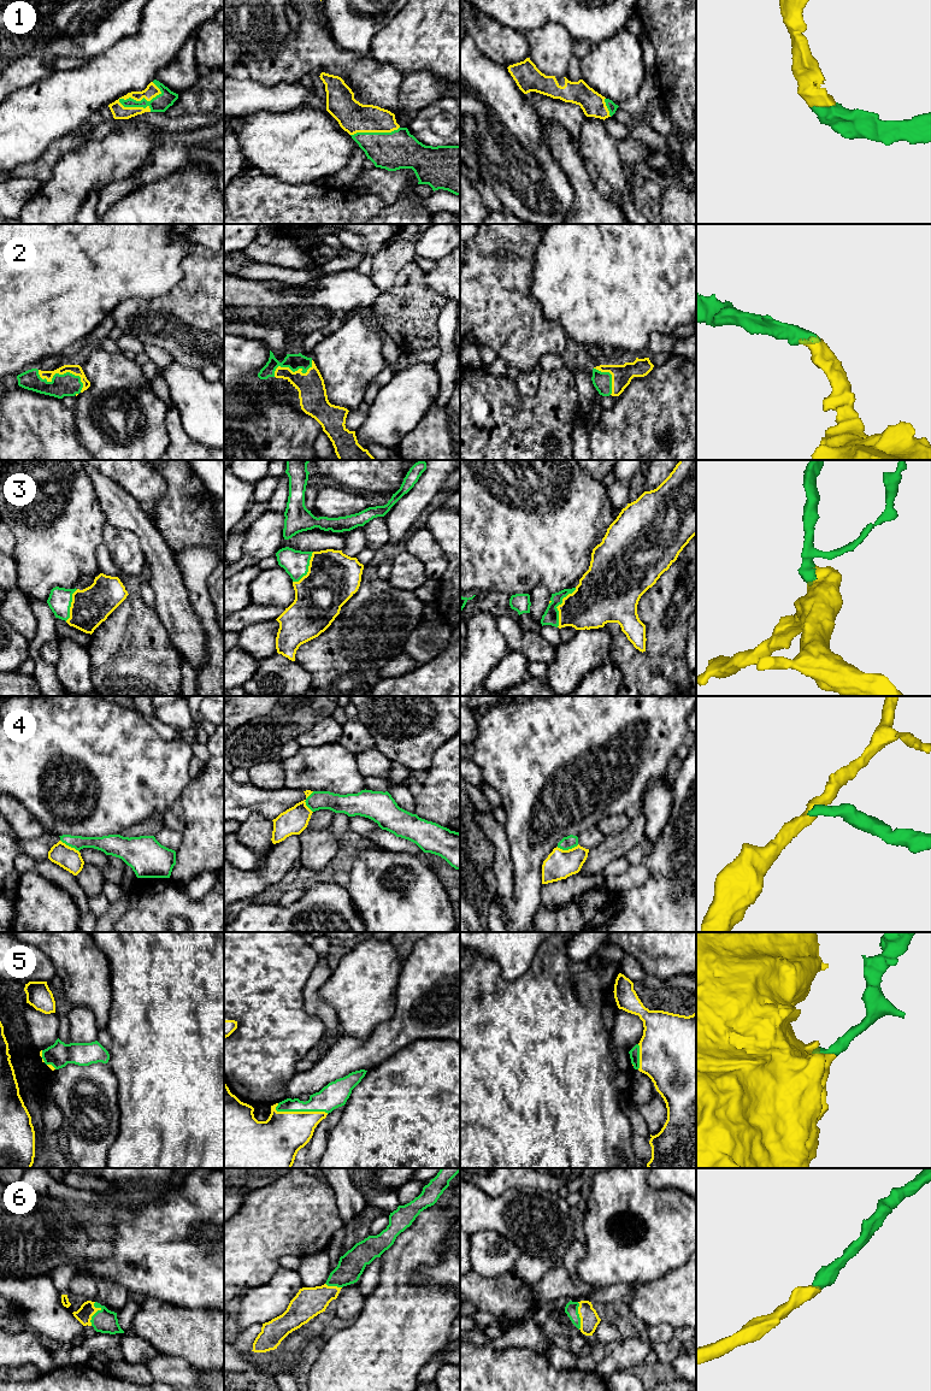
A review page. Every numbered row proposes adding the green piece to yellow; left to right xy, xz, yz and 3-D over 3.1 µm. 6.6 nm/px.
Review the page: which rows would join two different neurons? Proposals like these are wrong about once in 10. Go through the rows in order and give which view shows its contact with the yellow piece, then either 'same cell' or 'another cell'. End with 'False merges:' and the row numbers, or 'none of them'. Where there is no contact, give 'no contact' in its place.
1: meets yellow in xy; same cell
2: meets yellow in xy; same cell
3: meets yellow in yz; same cell
4: meets yellow in yz; another cell
5: meets yellow in xz; same cell
6: meets yellow in xy; same cell
False merges: 4

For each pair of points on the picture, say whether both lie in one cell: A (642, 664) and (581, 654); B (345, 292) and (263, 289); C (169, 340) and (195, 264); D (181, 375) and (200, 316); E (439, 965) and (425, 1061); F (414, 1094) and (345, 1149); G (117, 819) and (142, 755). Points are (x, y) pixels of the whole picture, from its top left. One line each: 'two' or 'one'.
A: two
B: one
C: one
D: two
E: two
F: one
G: one

